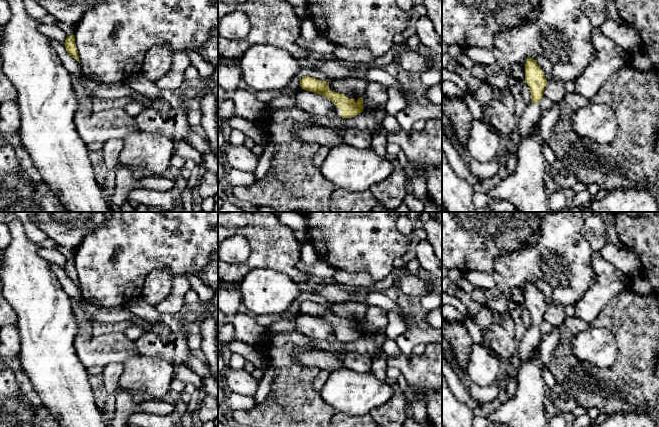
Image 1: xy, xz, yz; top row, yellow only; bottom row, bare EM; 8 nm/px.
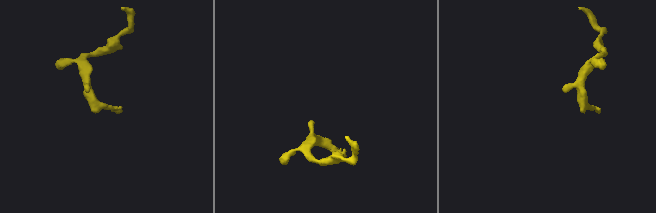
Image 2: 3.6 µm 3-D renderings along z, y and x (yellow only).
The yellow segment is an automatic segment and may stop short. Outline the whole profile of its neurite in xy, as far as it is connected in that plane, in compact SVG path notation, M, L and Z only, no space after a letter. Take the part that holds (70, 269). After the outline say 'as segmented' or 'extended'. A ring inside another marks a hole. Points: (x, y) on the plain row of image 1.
M74 259L67 260L64 270L66 272L67 277L73 282L75 282L79 287L78 274L76 272Z; as segmented

